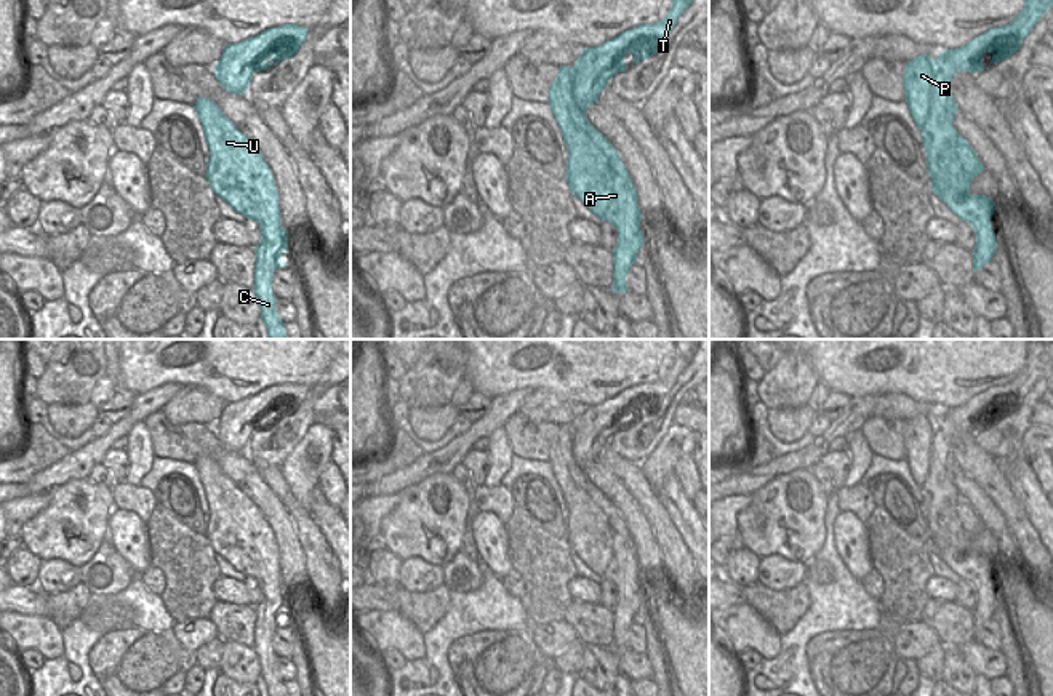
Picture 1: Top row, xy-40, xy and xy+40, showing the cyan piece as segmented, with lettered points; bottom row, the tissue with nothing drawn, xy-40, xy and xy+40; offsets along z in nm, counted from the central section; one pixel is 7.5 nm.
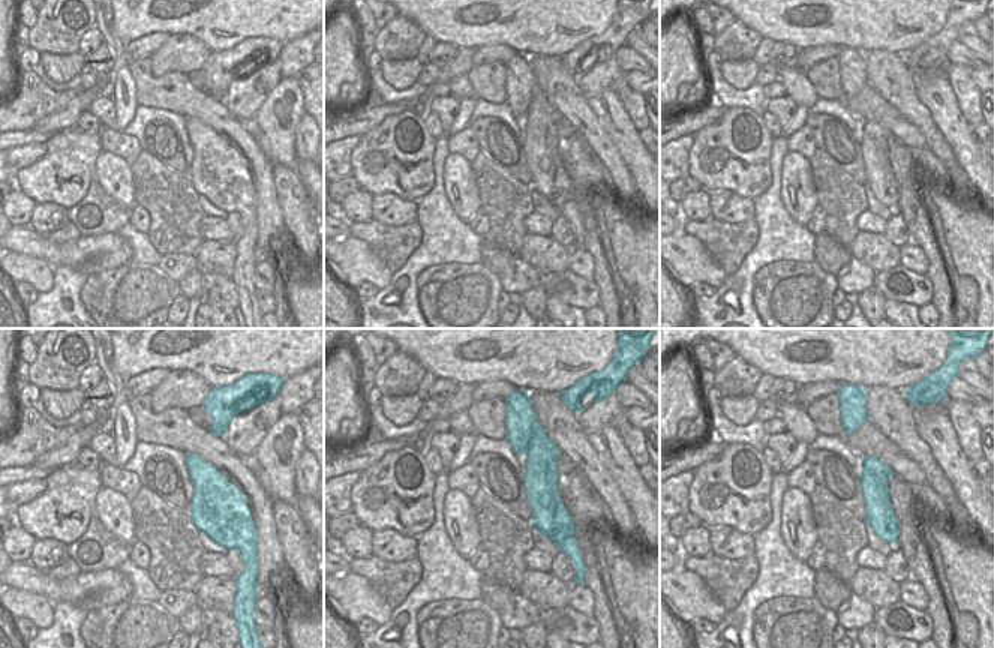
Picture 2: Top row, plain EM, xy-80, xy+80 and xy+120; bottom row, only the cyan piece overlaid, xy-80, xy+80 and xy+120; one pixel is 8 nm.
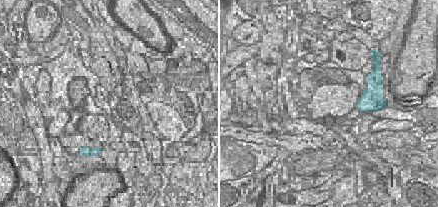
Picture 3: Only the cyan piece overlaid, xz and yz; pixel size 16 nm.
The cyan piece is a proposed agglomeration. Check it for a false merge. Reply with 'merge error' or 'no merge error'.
merge error

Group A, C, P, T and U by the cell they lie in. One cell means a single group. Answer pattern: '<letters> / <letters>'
A C P U / T

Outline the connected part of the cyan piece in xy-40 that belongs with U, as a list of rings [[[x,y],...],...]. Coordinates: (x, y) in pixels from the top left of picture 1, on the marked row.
[[[198,98],[194,107],[202,122],[205,141],[210,149],[205,178],[208,179],[213,192],[227,202],[238,214],[246,219],[254,219],[259,224],[261,242],[254,246],[256,264],[254,285],[251,290],[259,301],[261,318],[267,328],[267,338],[286,339],[285,323],[278,317],[275,309],[277,298],[272,291],[274,272],[278,267],[286,267],[282,254],[288,251],[288,232],[282,227],[278,190],[274,182],[274,174],[258,147],[232,125],[232,122],[210,98]]]

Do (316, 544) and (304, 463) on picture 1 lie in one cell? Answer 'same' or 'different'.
different

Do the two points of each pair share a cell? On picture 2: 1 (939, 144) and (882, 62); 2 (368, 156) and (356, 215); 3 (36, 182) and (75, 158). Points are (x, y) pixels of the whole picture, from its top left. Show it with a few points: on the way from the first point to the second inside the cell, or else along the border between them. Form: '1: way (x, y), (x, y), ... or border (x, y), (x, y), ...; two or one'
1: way (924, 123), (894, 83); one
2: border (360, 188), (374, 195); two
3: way (47, 171), (53, 162), (65, 162); one

